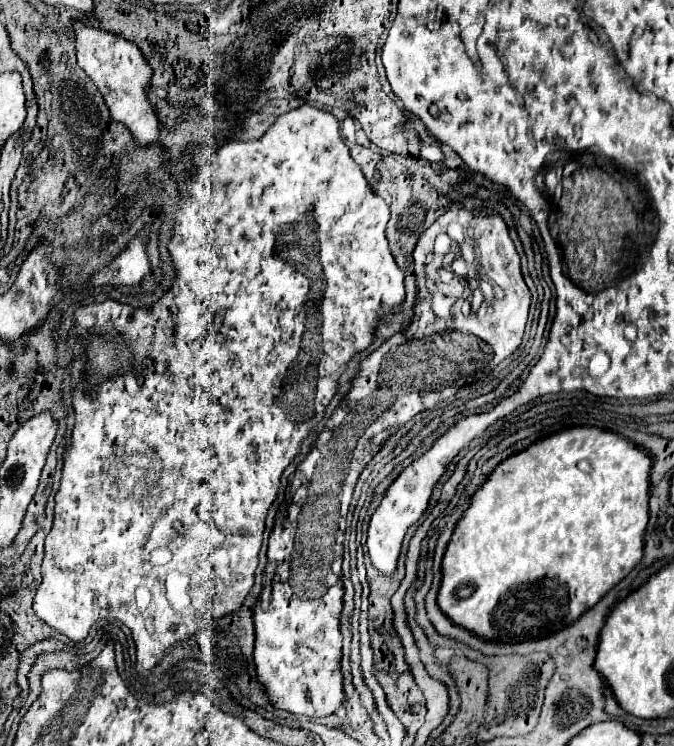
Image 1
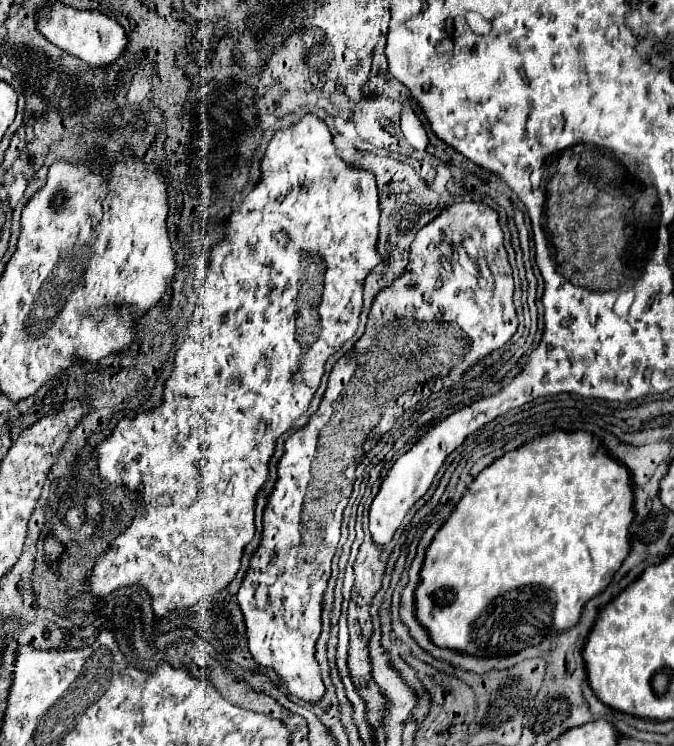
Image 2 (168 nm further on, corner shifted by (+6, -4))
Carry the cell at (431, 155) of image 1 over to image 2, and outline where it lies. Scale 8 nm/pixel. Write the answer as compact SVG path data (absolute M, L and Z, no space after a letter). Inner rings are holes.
M405 104L403 110L401 110L401 128L405 128L403 136L407 138L411 148L415 148L419 152L423 152L427 148L427 144L429 144L427 132L425 132L423 124L419 122L419 118L415 116L415 112L409 104Z

